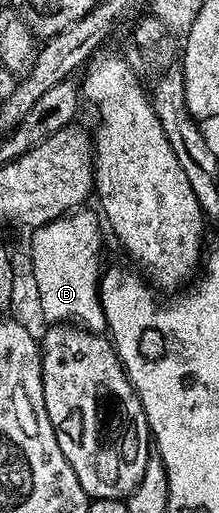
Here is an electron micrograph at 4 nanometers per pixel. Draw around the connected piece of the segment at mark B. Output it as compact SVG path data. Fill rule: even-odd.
M77 209L66 215L59 215L54 221L43 223L35 228L32 235L32 279L36 282L36 291L40 294L40 311L49 320L49 324L71 323L86 331L107 332L108 322L100 300L100 246L104 239L100 236L102 219L95 210Z

